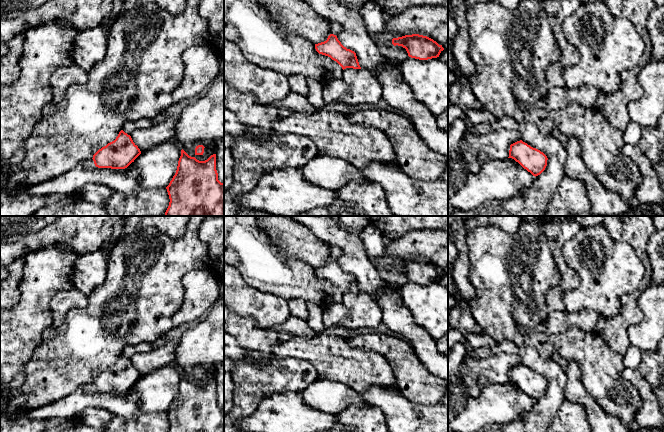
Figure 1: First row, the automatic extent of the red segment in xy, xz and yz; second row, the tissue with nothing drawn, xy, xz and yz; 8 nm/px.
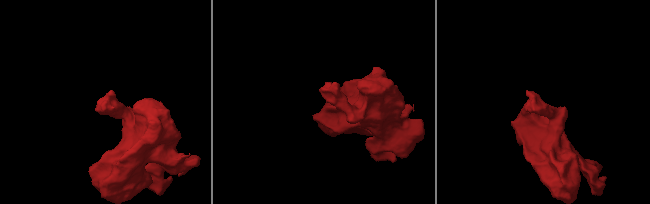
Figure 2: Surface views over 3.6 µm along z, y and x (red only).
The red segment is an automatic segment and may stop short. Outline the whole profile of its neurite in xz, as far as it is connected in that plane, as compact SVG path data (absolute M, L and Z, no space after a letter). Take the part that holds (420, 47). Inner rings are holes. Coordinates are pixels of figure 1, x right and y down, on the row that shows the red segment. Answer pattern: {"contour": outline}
{"contour": "M419 34L393 38L392 44L402 46L406 49L409 57L419 60L437 58L444 50L442 45L439 45L433 39Z"}

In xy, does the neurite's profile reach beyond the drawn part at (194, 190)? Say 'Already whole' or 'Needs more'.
Already whole

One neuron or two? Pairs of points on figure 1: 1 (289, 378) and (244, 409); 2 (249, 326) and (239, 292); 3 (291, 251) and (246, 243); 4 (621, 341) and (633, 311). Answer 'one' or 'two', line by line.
1: one
2: two
3: two
4: one

